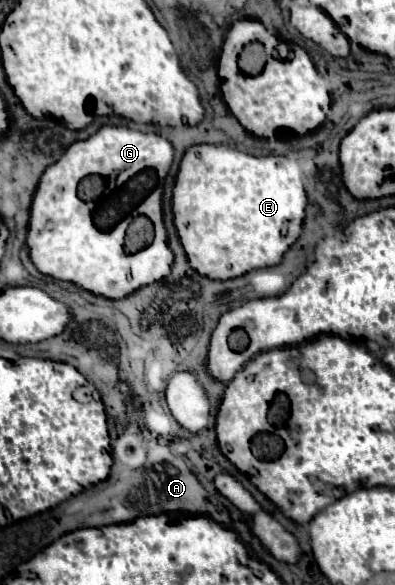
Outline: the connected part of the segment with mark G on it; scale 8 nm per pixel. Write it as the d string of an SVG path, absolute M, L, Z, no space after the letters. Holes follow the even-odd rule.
M103 125L103 127L101 127L95 135L91 135L89 139L85 139L85 141L75 141L75 143L63 153L63 157L61 157L59 161L55 161L55 163L43 173L43 177L41 177L41 181L39 181L39 187L37 187L37 191L35 191L33 209L31 209L31 221L29 221L29 233L27 233L27 249L29 249L31 259L33 259L33 263L37 265L37 269L39 269L41 273L45 273L45 275L51 275L51 277L61 279L61 281L71 281L71 283L75 283L75 285L79 285L79 287L83 287L83 289L95 293L95 295L103 295L103 297L109 297L109 299L123 299L123 295L129 295L131 291L135 291L135 289L139 289L139 287L151 285L151 283L161 281L163 277L167 277L167 275L169 275L169 269L171 269L171 263L173 263L173 251L171 251L171 247L167 245L167 231L165 231L165 225L163 225L163 209L161 209L161 207L163 207L163 177L167 177L167 173L169 173L169 169L171 169L173 155L175 155L175 149L173 149L173 145L171 145L169 139L165 139L165 137L161 137L161 135L157 135L157 133L141 133L141 131L135 131L135 129L129 129L129 127ZM93 173L107 177L105 199L99 199L99 201L95 201L95 203L85 203L85 201L81 201L81 199L77 197L77 185L79 185L79 181L81 181L83 177L93 175ZM129 213L131 213L131 217L147 215L147 217L153 221L153 225L155 225L155 239L153 239L153 243L151 243L149 247L137 251L137 253L127 253L127 251L125 251L125 231L123 231L123 233L121 233L121 231L115 233L115 229L117 229L115 221L123 219L123 217L129 215Z

